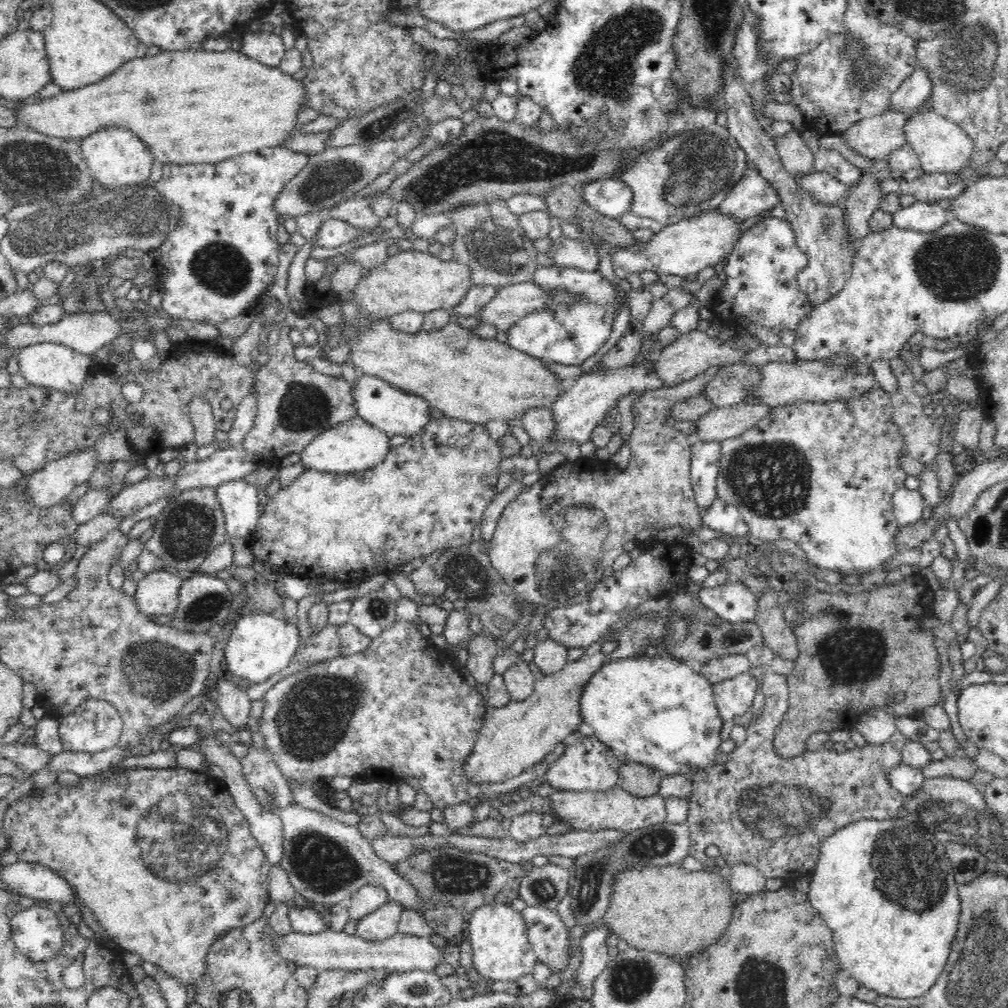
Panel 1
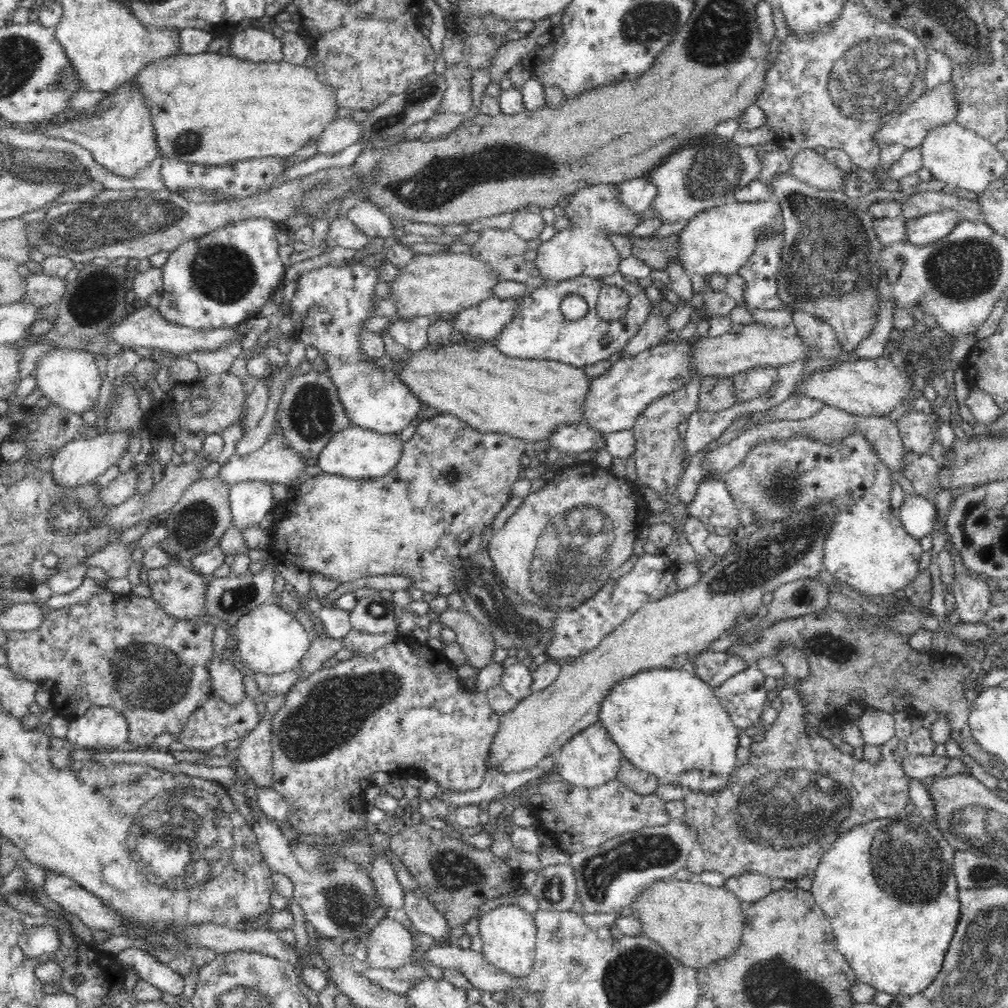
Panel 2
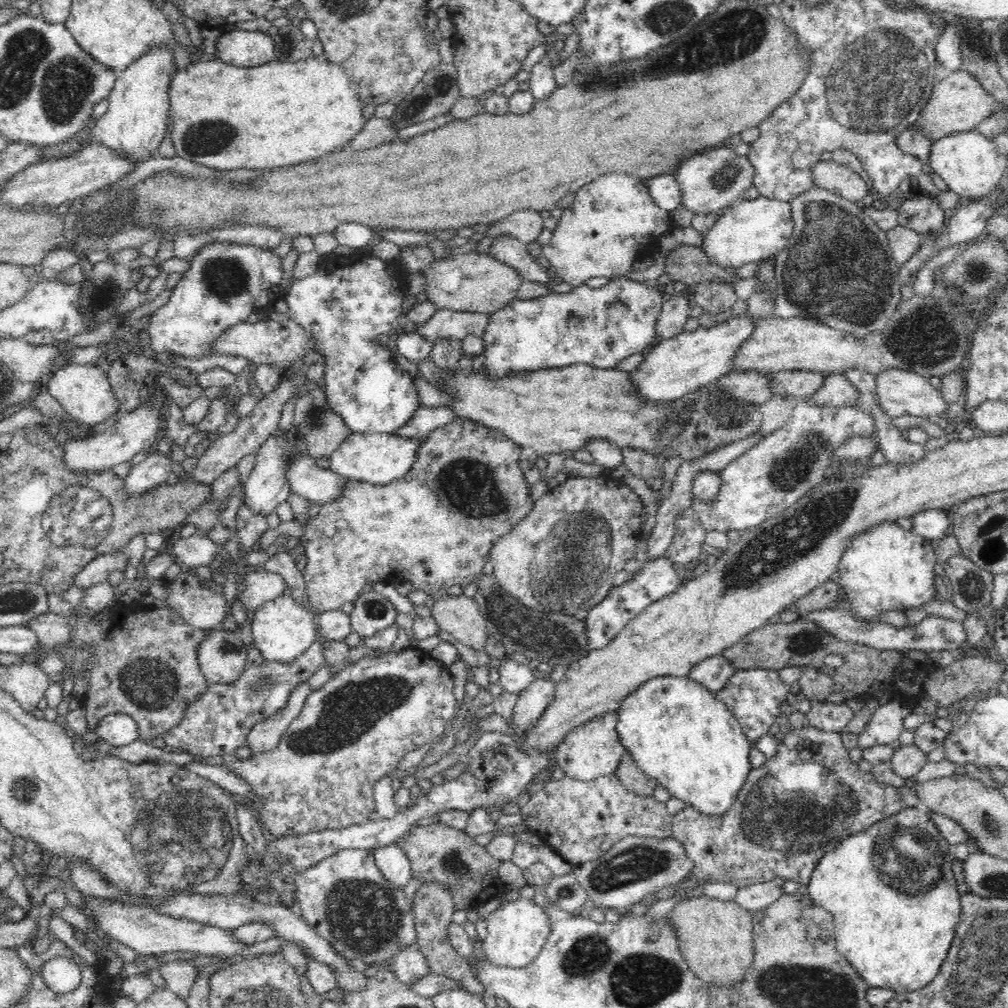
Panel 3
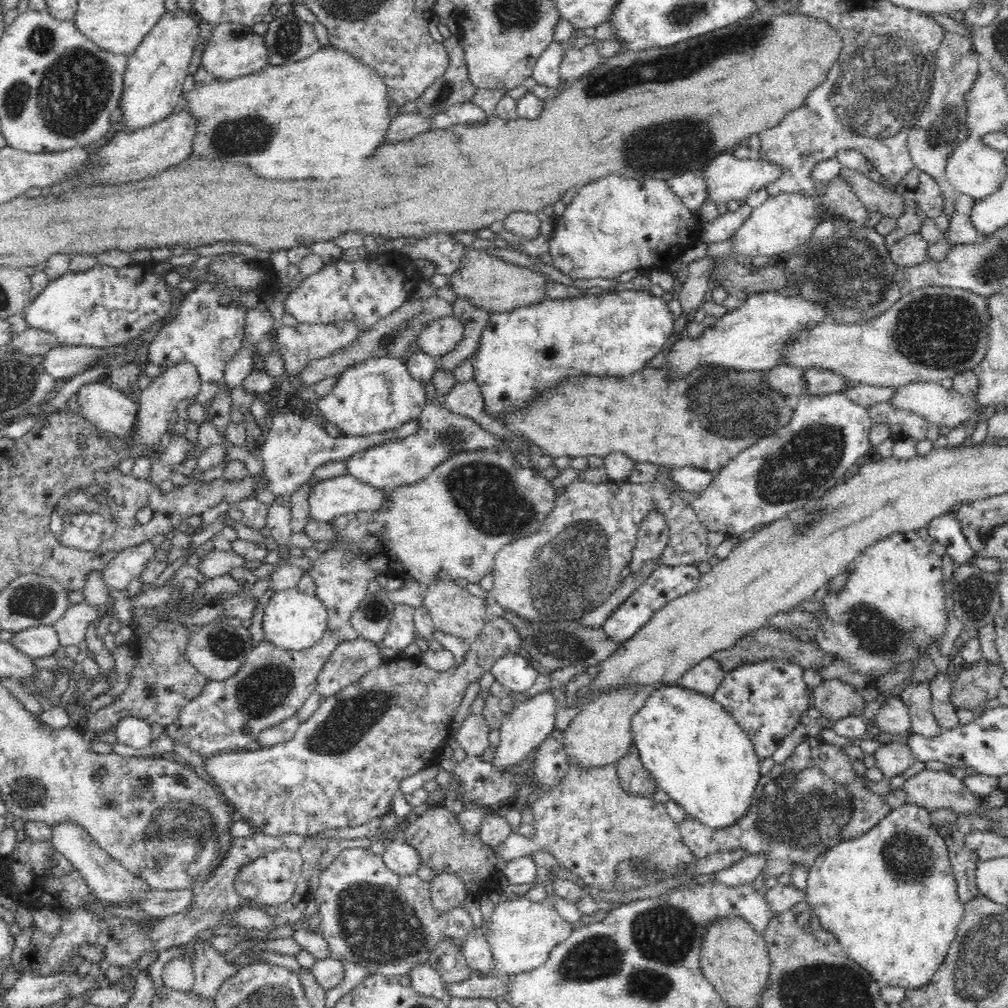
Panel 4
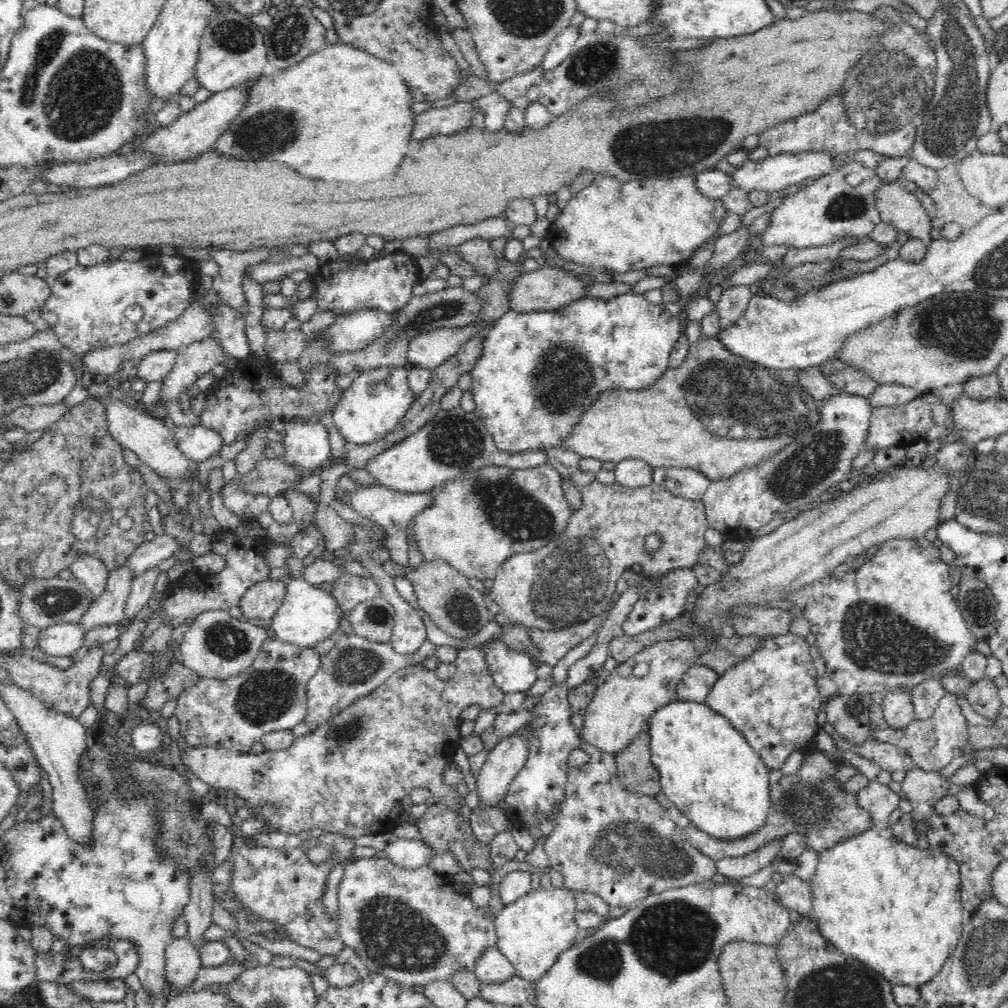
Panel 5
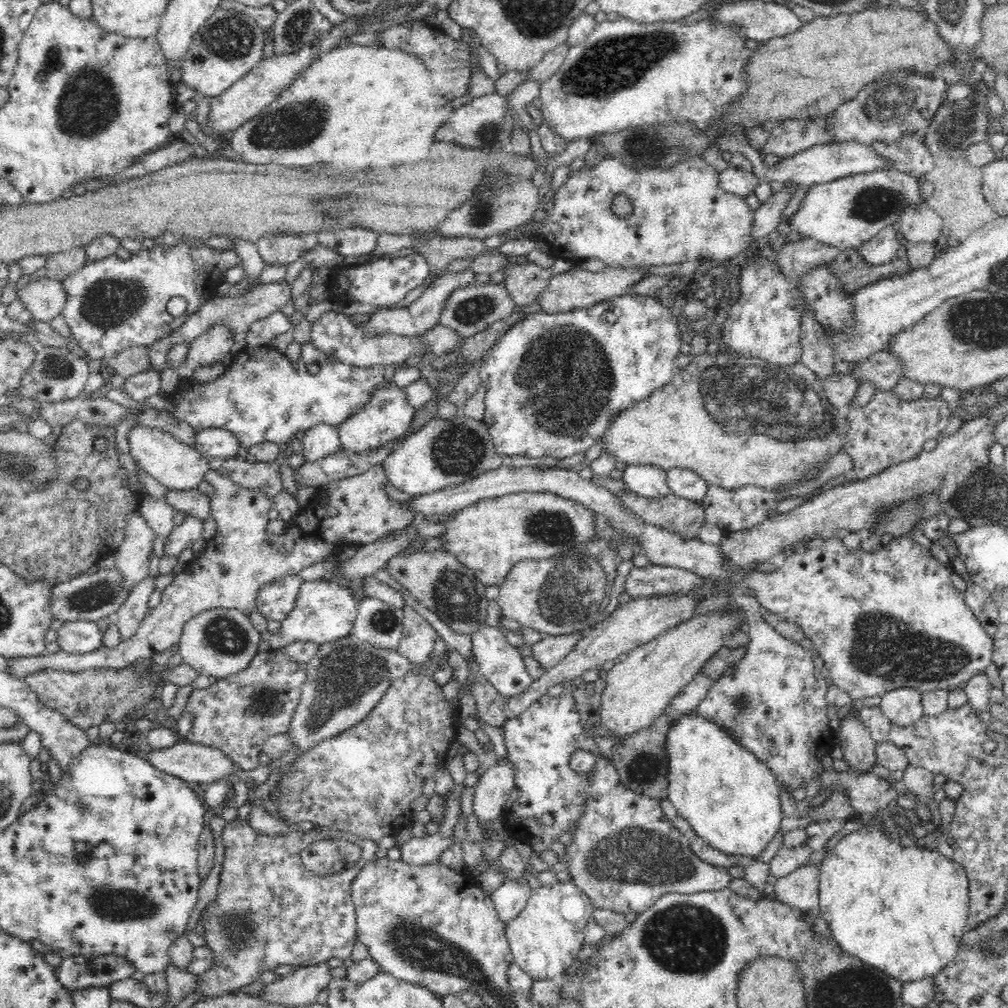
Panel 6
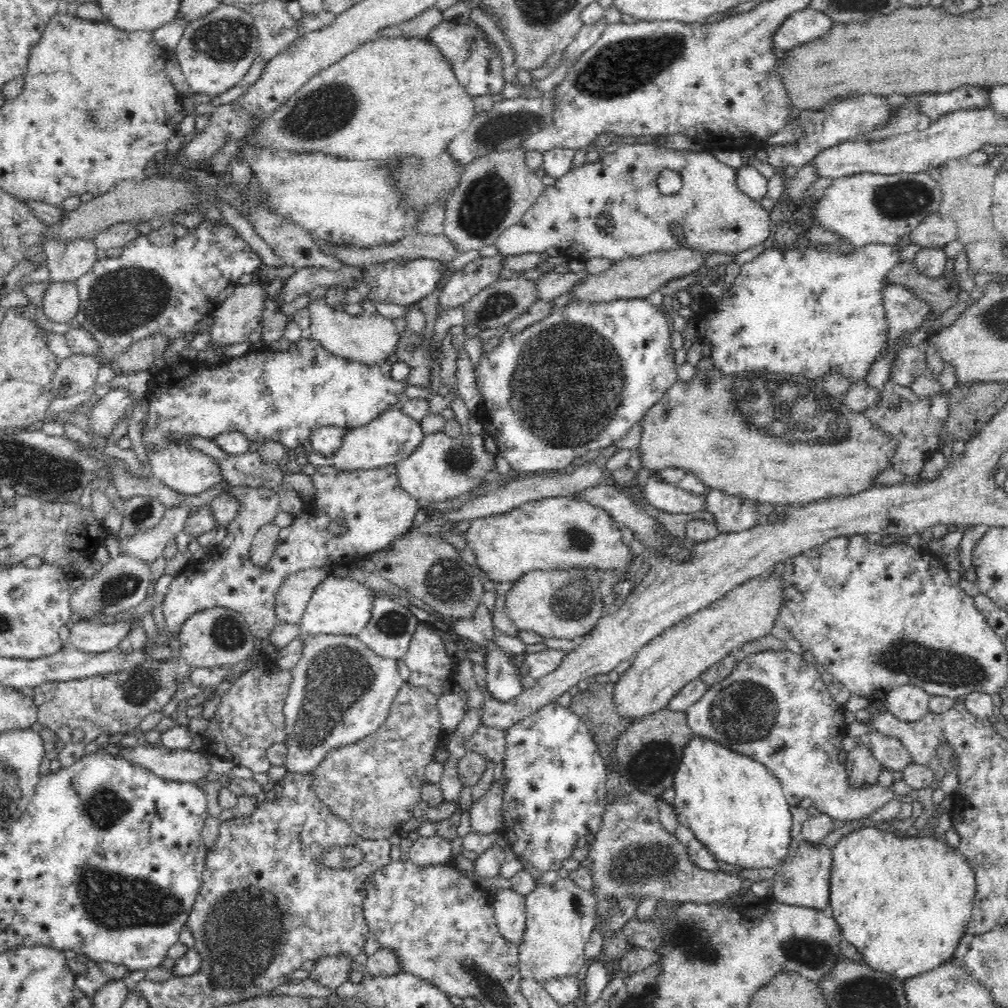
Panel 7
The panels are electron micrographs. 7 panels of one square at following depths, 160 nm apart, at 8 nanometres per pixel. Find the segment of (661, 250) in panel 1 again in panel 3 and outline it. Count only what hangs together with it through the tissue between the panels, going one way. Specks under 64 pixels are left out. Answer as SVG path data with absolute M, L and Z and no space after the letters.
M761 197L742 203L736 208L729 207L706 233L702 233L702 249L712 261L739 268L749 262L774 259L786 248L794 234L794 218L791 202Z

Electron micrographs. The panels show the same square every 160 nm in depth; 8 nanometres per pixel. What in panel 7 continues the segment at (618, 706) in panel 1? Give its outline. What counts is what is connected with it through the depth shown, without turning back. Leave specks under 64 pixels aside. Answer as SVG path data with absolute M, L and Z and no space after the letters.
M693 737L672 787L682 821L716 860L738 868L778 870L790 857L791 804L781 782L763 764L706 738Z

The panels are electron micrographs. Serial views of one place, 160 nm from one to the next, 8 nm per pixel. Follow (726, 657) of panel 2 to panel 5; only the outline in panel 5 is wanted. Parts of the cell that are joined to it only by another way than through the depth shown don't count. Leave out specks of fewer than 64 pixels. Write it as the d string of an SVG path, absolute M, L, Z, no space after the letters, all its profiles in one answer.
M695 664L686 672L684 679L680 682L676 691L677 700L704 703L719 676L707 666Z

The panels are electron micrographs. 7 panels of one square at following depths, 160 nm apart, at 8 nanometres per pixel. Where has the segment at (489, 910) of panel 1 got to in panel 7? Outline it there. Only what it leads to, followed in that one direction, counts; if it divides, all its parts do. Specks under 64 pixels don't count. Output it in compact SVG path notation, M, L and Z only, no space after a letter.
M557 877L553 884L542 883L525 898L527 910L526 934L524 942L518 947L520 972L523 978L539 982L558 977L579 975L588 965L585 946L596 928L597 908L593 890L579 887L568 877Z

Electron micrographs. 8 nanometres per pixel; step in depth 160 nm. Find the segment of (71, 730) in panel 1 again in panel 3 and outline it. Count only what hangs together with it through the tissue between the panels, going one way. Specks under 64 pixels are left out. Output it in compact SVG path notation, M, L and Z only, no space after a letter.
M124 713L110 714L102 718L93 732L114 747L128 746L140 739L138 722L134 720L134 717Z

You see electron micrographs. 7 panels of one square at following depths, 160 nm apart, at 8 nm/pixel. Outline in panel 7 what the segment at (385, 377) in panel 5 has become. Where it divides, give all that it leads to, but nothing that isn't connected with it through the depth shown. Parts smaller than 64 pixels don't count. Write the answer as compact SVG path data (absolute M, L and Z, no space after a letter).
M400 408L386 410L385 414L376 420L361 426L360 428L348 429L344 442L339 449L331 456L326 457L314 450L306 452L307 462L315 467L332 466L344 473L356 473L360 470L385 469L386 466L395 466L398 462L410 458L424 440L425 432L420 423L404 414Z

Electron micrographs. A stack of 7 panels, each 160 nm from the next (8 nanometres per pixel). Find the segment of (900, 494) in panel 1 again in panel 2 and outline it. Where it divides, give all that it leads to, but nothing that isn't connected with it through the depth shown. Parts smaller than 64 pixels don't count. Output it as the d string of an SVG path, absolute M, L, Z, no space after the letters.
M918 494L905 495L900 506L899 518L906 532L914 538L924 538L932 534L938 517L938 508L934 500L928 500Z

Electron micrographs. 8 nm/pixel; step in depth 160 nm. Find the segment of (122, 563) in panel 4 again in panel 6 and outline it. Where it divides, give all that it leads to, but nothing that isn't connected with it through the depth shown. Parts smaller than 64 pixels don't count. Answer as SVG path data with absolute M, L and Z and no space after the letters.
M187 516L184 521L175 526L168 537L165 537L165 556L179 556L203 538L204 521Z

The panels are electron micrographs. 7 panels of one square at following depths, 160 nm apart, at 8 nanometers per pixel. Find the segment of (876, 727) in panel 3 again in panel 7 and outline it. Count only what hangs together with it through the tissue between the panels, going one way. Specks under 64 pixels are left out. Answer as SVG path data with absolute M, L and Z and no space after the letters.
M908 684L890 692L885 707L898 719L912 722L930 712L930 698L931 695L926 690Z

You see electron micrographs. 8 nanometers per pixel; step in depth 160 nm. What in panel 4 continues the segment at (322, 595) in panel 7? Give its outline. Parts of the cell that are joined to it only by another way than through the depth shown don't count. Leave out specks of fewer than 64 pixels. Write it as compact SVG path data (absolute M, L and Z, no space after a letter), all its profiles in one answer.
M300 588L280 590L271 596L264 609L264 638L271 640L282 649L304 650L315 645L328 632L329 613L324 601L318 596L306 594Z

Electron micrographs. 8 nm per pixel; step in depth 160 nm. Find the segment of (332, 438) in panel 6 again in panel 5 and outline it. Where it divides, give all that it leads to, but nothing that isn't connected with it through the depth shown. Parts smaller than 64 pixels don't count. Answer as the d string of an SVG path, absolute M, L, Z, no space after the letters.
M284 422L283 458L288 463L310 471L332 457L328 427L324 423Z

